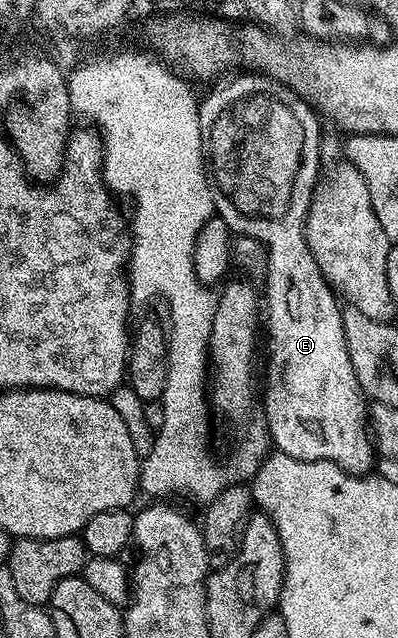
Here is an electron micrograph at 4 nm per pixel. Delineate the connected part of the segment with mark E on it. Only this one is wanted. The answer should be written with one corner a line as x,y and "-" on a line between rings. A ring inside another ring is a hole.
264,73
249,74
253,75
237,75
234,79
227,80
226,83
218,82
213,85
218,85
218,87
211,88
206,93
205,99
203,95
197,112
199,113
199,129
201,130
201,148
205,154
205,169
209,176
209,186
213,189
213,205
216,214
229,226
230,232
257,240
263,248
264,254
269,254
265,259
265,295
263,291
263,303
267,308
267,315
269,311
269,376
265,379
265,423
269,426
267,435
272,446
274,443
277,446
274,448
282,455
326,459
332,463
338,463
350,475
364,475
374,470
373,455
375,456
375,444
371,438
370,428
367,426
367,407
365,411
367,396
361,390
355,369
351,365
347,340
344,336
343,317
341,316
342,304
337,304
338,296
335,294
334,288
330,287
328,281
323,277
323,273
305,240
305,218
309,216
309,202
312,199
319,172
323,167
320,157
322,120
319,118
318,112
304,99
300,99
290,87
283,86
277,79
272,79

